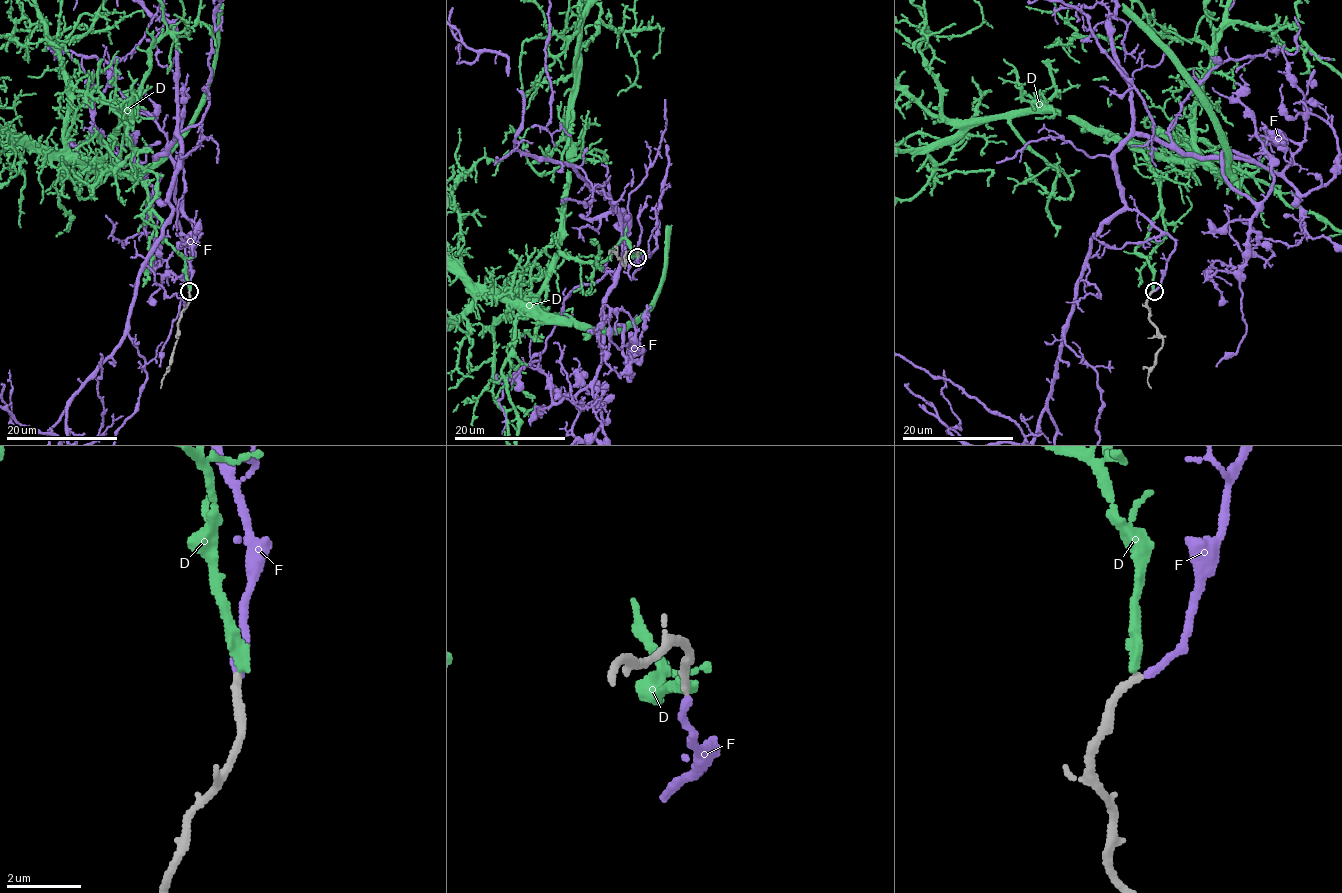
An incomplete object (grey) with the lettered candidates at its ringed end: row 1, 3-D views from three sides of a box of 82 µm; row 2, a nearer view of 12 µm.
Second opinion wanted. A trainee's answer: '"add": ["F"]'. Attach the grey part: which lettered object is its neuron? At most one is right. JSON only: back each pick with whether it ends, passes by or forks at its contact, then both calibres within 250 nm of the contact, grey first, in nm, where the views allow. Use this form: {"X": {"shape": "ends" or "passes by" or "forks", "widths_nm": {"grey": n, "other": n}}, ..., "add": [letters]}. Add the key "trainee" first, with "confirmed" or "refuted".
{"trainee": "confirmed", "F": {"shape": "ends", "widths_nm": {"grey": 200, "other": 200}}, "add": ["F"]}

